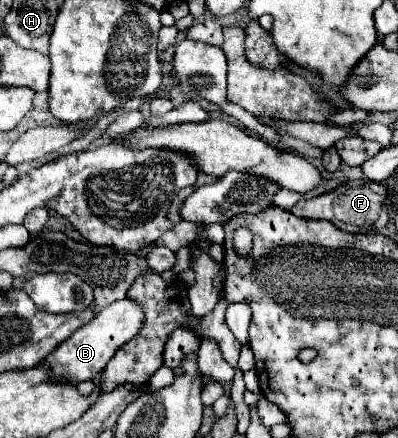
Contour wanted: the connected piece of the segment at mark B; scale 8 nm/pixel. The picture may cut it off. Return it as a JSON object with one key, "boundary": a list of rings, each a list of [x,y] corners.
{"boundary":[[[124,298],[120,302],[114,302],[108,308],[104,308],[92,322],[88,322],[86,326],[76,330],[64,344],[60,344],[44,360],[44,364],[52,366],[54,376],[58,376],[60,380],[66,380],[70,384],[78,384],[78,382],[96,378],[106,368],[108,360],[116,354],[116,350],[138,336],[142,324],[144,324],[144,310],[140,304],[136,304],[136,300]]]}

